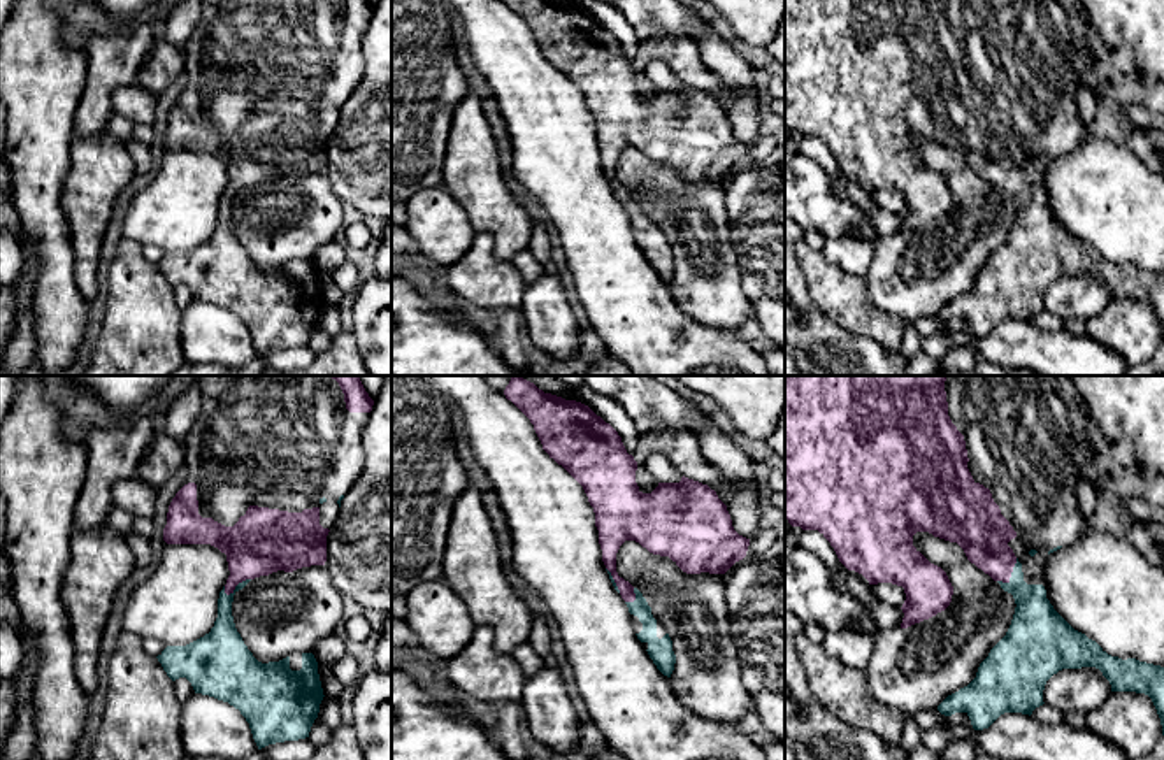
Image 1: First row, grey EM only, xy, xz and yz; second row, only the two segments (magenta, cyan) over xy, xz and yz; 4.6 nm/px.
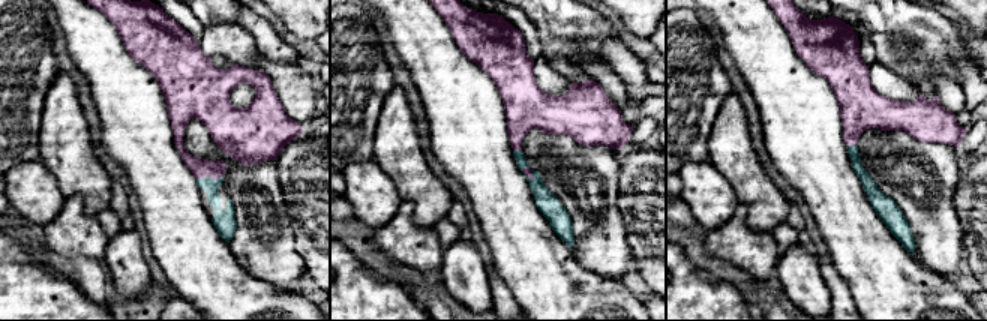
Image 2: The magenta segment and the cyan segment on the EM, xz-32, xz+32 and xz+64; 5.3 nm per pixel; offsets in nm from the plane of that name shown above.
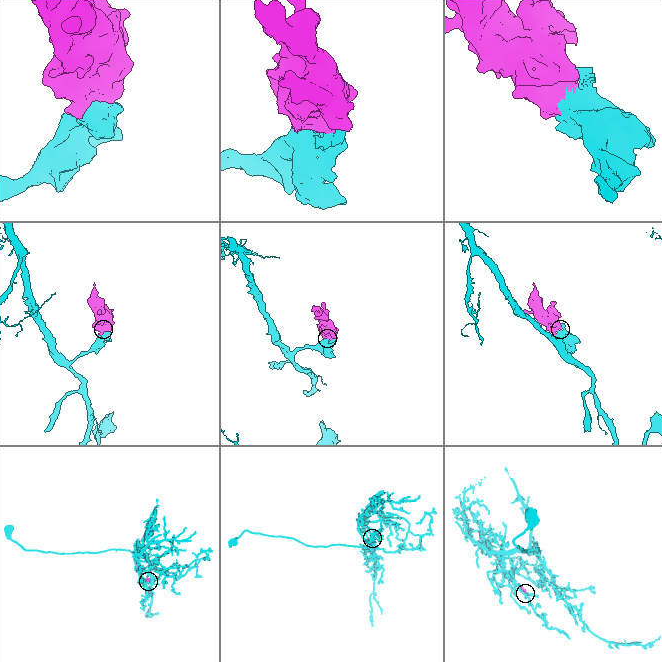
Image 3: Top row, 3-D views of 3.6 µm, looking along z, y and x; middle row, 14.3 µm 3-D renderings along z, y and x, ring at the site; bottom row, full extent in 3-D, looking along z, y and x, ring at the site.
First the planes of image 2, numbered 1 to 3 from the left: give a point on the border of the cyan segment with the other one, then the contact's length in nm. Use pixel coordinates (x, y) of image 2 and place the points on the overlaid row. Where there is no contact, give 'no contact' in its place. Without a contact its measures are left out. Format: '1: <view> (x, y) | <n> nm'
1: xz-32 (209, 176) | 150 nm
2: xz+32 (518, 149) | 50 nm
3: xz+64 (851, 144) | 60 nm

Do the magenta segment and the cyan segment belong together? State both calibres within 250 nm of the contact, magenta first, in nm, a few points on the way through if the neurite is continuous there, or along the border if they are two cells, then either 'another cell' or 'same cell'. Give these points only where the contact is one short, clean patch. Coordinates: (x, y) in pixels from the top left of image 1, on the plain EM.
300/140 nm | same cell

